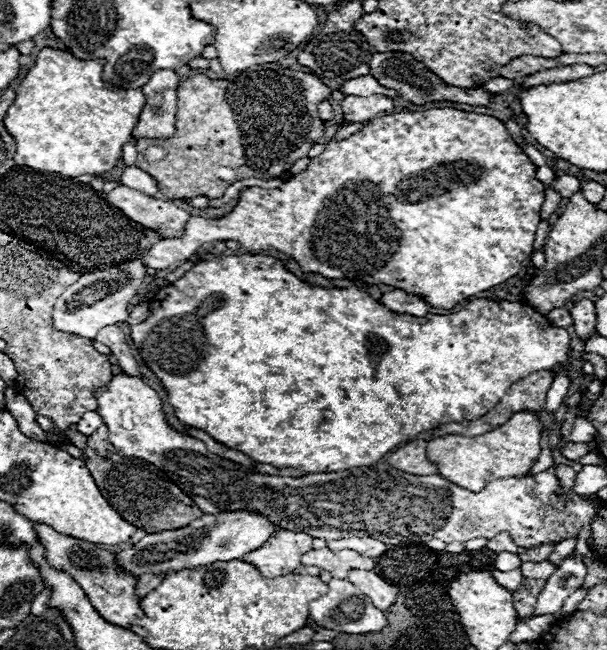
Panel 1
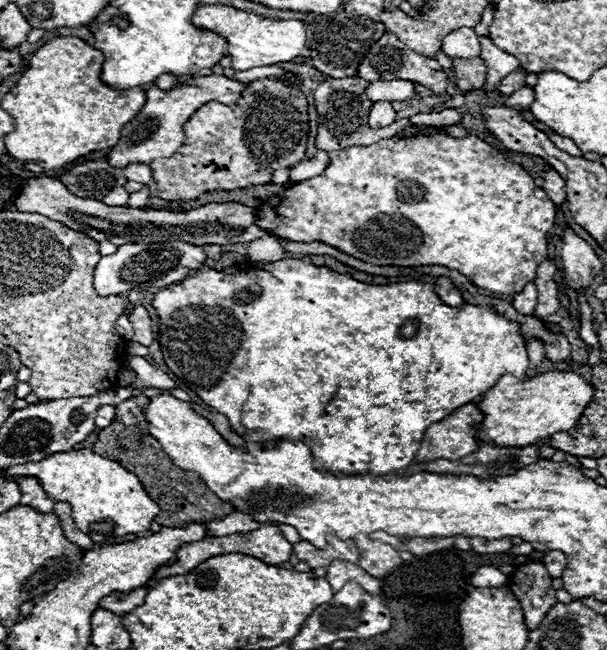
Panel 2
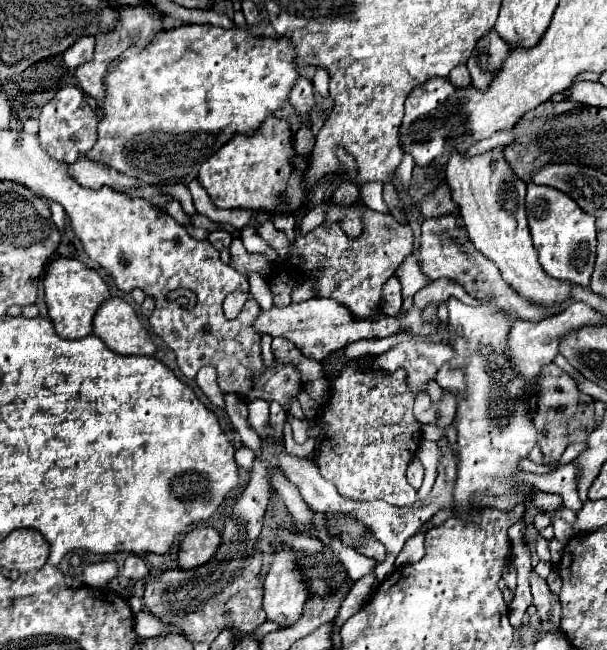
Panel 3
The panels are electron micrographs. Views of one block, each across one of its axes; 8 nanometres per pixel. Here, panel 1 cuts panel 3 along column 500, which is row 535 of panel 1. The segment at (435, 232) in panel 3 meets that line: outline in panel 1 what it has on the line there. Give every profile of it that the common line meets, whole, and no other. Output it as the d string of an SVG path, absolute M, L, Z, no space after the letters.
M280 530L260 550L248 552L244 562L252 562L266 578L286 576L300 568L302 554L312 550L312 540L314 538L304 532Z

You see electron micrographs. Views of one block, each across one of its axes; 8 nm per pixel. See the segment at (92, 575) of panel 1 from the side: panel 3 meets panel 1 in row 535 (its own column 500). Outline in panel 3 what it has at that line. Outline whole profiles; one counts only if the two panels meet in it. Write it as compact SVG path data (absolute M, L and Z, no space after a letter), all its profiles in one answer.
M490 30L486 36L482 36L466 64L472 76L472 84L476 88L486 88L486 84L492 80L494 72L500 68L506 54L508 42L502 40L496 30Z

